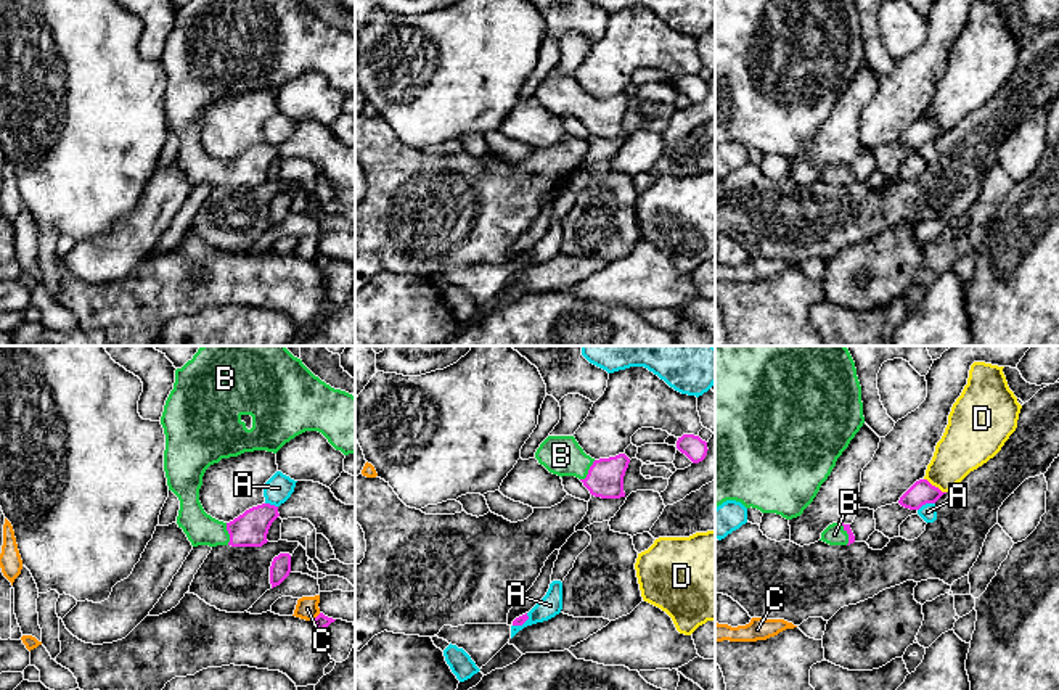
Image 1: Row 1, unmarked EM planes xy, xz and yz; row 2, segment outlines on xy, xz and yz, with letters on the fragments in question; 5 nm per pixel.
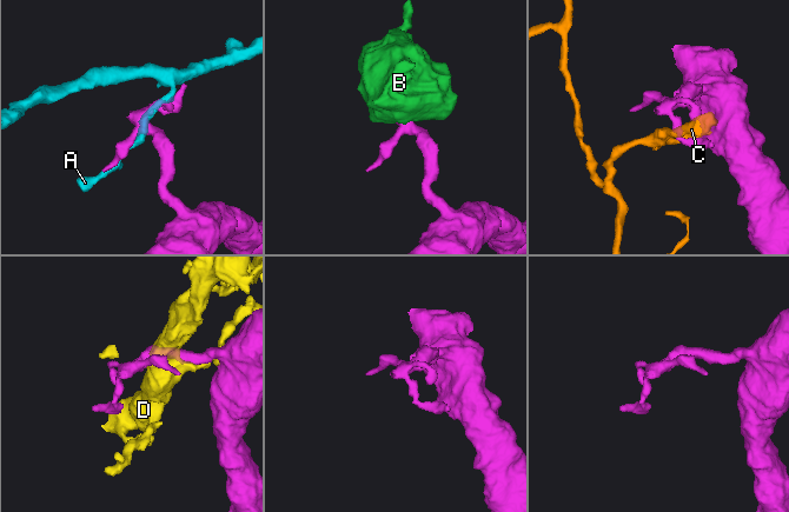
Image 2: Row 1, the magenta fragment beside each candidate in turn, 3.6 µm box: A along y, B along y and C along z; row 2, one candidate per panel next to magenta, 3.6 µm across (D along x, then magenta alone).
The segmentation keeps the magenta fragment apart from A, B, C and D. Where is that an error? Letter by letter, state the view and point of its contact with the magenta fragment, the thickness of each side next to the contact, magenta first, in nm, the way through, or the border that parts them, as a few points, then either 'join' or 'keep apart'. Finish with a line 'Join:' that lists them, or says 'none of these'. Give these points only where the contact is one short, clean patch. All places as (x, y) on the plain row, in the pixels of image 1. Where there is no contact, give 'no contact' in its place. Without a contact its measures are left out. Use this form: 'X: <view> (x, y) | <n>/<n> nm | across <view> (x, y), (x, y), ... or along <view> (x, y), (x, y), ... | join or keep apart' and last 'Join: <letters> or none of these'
A: yz (926, 142) | 120/90 nm | keep apart
B: xz (588, 111) | 180/200 nm | across xz (605, 118), (588, 111), (561, 95) | join
C: xy (315, 258) | 70/110 nm | along xy (320, 253), (312, 261) | keep apart
D: yz (934, 126) | 120/240 nm | keep apart
Join: B

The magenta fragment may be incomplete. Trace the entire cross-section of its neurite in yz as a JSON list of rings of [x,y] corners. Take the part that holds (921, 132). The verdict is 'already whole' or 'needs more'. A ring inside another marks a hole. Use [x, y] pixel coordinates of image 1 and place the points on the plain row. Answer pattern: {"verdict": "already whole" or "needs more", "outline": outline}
{"verdict": "already whole", "outline": [[[927,119],[916,121],[898,140],[898,143],[910,150],[919,150],[926,143],[935,143],[943,133]]]}

